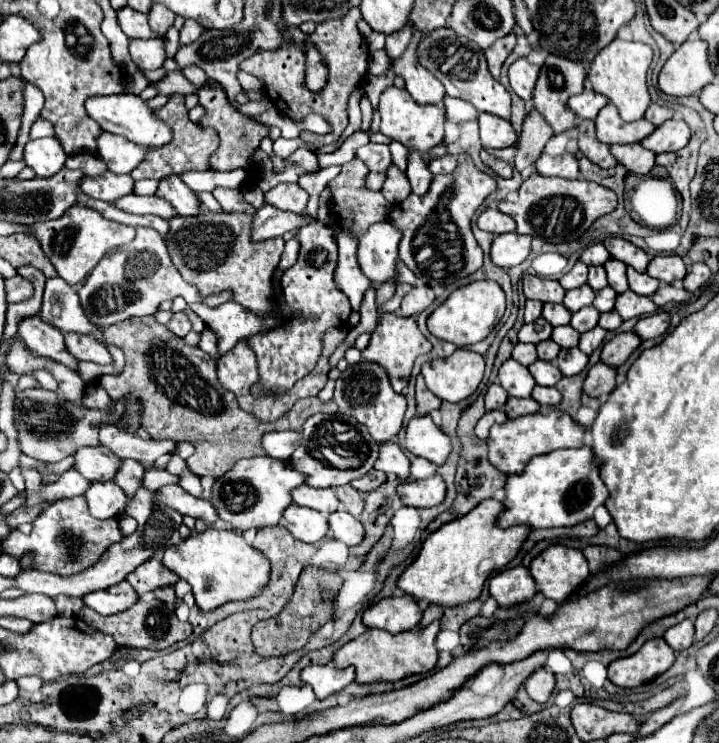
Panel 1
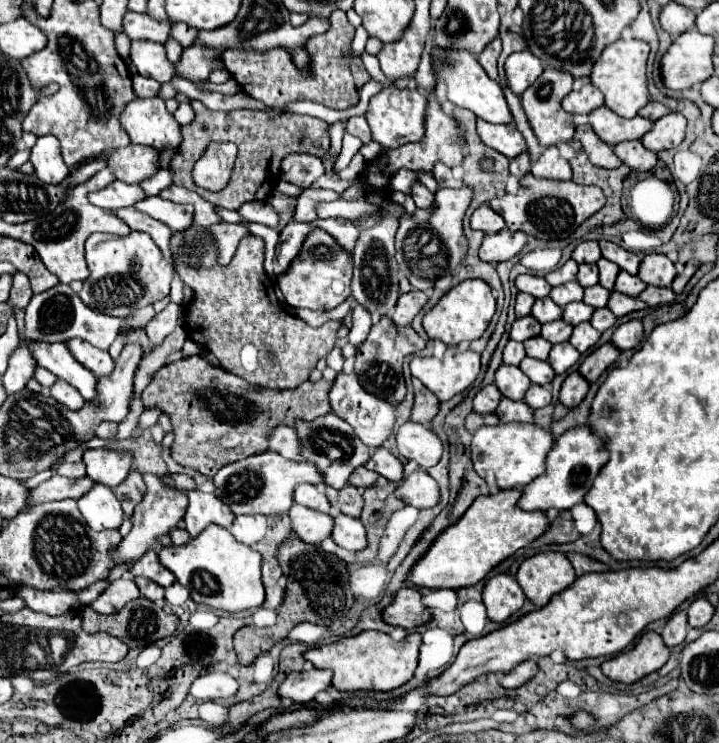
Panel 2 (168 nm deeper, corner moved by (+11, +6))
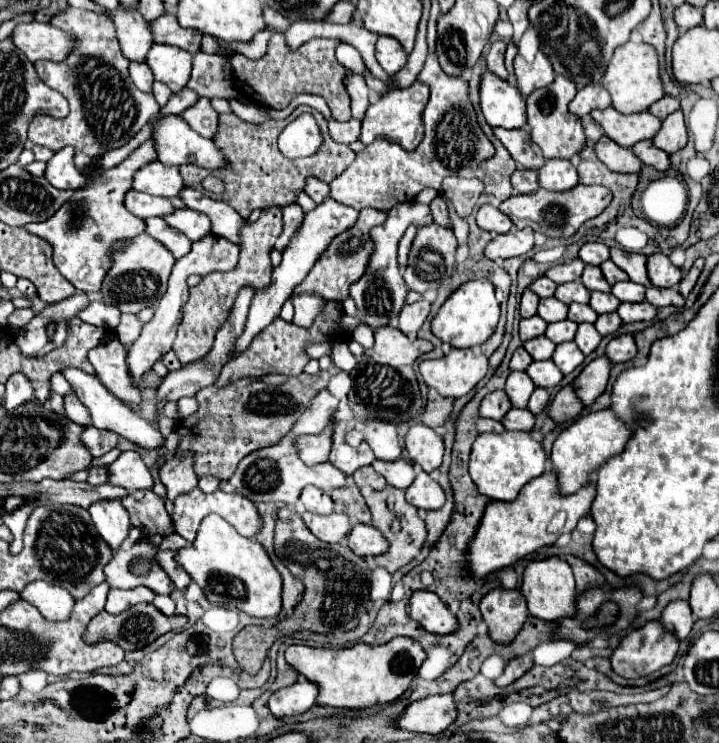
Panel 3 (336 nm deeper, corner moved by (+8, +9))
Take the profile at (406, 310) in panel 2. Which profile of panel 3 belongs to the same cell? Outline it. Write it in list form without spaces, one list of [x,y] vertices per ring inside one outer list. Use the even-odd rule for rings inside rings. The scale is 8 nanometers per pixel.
[[[426,300],[406,304],[400,310],[400,330],[408,336],[414,336],[420,330],[420,326],[428,314],[430,314],[430,302],[426,302]]]

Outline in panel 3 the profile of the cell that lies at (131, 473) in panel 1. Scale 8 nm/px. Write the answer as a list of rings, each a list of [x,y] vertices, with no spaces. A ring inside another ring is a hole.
[[[134,490],[122,500],[124,508],[130,514],[132,526],[140,528],[144,536],[150,534],[172,534],[172,518],[164,508],[164,498],[154,494],[152,490]]]

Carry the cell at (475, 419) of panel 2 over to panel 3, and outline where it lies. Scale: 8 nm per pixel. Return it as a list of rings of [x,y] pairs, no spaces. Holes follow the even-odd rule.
[[[478,418],[476,420],[476,430],[478,432],[502,432],[502,422],[498,420],[488,420],[488,418]]]

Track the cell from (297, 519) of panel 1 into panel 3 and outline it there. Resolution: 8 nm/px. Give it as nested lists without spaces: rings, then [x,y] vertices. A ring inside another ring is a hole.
[[[304,512],[302,520],[316,538],[320,538],[322,542],[330,542],[330,544],[342,542],[348,536],[348,530],[352,528],[350,518],[346,514],[340,514],[340,512],[334,512],[328,516]]]

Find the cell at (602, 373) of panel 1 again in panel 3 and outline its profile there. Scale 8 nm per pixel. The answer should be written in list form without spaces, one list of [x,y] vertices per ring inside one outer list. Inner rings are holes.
[[[568,384],[568,386],[564,386],[564,388],[556,394],[556,398],[552,400],[548,414],[550,414],[550,418],[552,418],[556,424],[574,420],[576,416],[580,416],[582,408],[584,408],[584,404],[580,404],[580,402],[582,402],[582,400],[576,396],[574,386]]]

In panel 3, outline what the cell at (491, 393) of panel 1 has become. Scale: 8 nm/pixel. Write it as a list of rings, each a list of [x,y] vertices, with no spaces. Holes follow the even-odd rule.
[[[494,390],[494,392],[490,392],[490,394],[484,396],[484,400],[480,404],[480,416],[502,420],[504,414],[510,408],[512,408],[512,404],[508,402],[508,396],[504,394],[504,390]]]

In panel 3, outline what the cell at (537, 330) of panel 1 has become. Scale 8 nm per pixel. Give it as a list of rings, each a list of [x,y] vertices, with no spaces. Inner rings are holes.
[[[532,316],[532,318],[522,318],[520,320],[520,340],[532,340],[536,336],[542,336],[546,330],[546,322],[540,320],[540,316]]]

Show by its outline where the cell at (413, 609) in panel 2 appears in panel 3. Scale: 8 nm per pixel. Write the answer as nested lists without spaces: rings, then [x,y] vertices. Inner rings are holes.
[[[416,590],[412,594],[408,616],[434,634],[450,634],[458,628],[456,616],[452,616],[446,604],[428,590]]]

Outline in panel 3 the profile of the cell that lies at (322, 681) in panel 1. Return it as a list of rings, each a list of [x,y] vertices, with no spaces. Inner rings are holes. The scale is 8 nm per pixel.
[[[298,678],[294,684],[272,692],[268,706],[276,718],[296,716],[306,712],[318,696],[318,684],[310,682],[308,678]]]

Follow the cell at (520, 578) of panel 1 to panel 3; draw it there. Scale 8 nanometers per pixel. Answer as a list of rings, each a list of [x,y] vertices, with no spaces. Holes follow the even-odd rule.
[[[492,588],[480,602],[480,612],[484,622],[488,624],[488,632],[496,642],[510,642],[516,632],[522,628],[526,622],[528,610],[526,610],[526,598],[522,596],[520,590],[508,590],[508,588]]]

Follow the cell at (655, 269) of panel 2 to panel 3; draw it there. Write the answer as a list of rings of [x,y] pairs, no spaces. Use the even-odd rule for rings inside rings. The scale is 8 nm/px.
[[[652,254],[648,256],[648,278],[652,286],[658,288],[676,288],[682,280],[682,270],[676,268],[666,254]]]

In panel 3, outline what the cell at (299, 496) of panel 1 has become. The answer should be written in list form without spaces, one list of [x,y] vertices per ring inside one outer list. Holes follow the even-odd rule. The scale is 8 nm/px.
[[[306,486],[302,490],[302,496],[300,496],[304,508],[308,512],[314,512],[314,514],[330,514],[332,512],[332,498],[328,496],[328,492],[316,488],[316,486]]]

